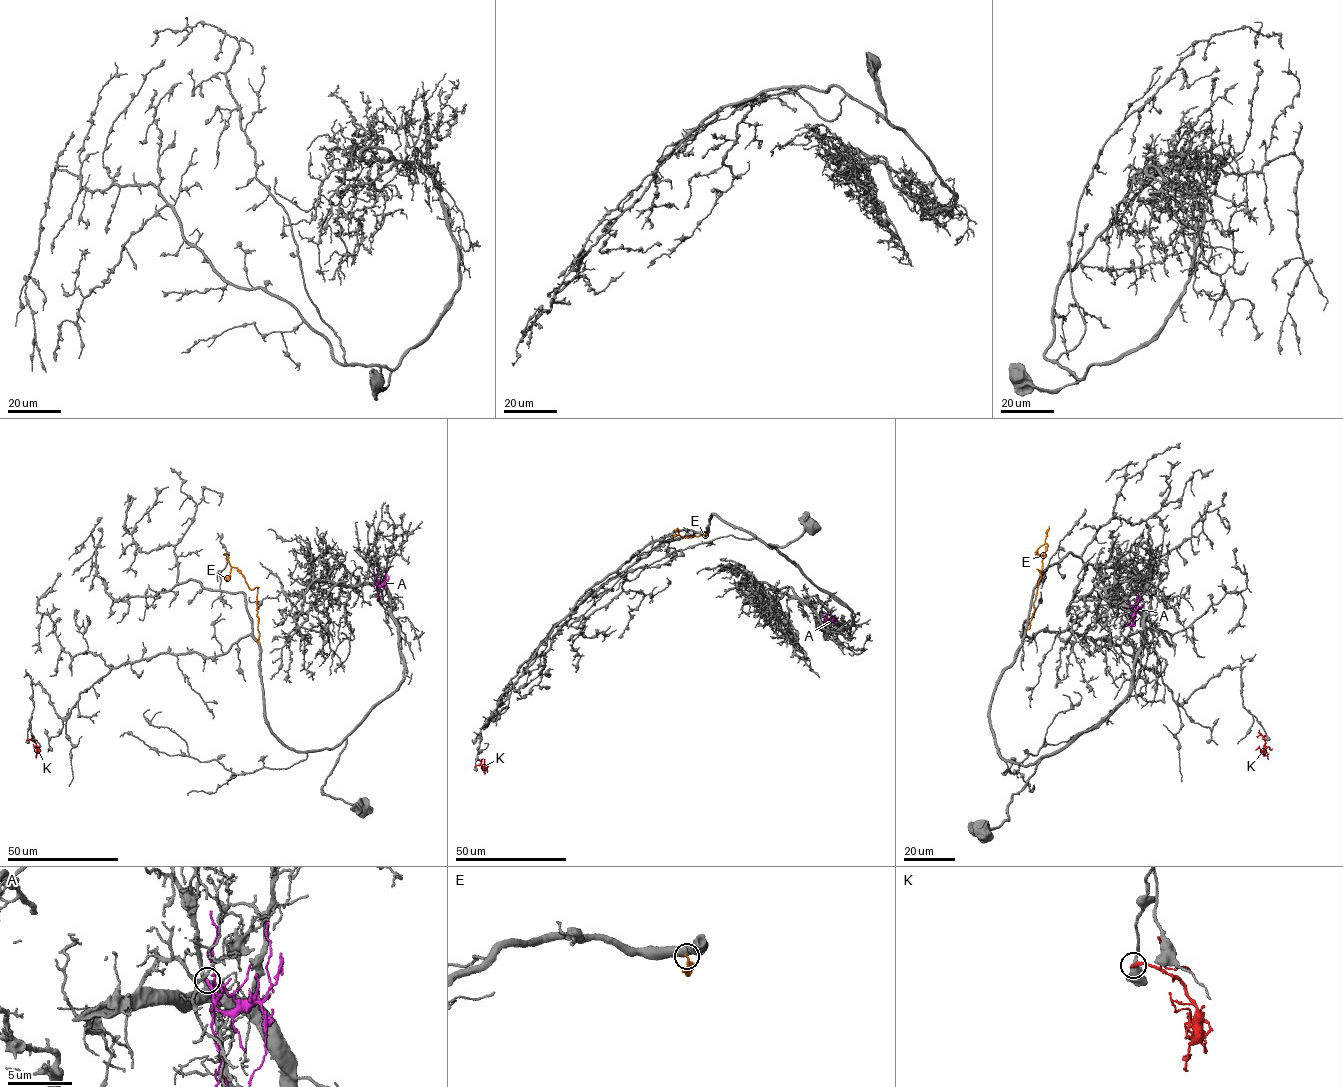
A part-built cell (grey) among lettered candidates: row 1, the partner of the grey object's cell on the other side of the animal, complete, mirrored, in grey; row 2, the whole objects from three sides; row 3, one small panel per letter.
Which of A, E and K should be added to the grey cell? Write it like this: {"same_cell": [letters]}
{"same_cell": ["A"]}

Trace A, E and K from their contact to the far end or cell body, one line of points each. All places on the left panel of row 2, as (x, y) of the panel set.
A: (375, 580), (377, 585), (385, 583), (386, 569)
E: (258, 641), (258, 587), (250, 588), (235, 567), (231, 568), (227, 579), (225, 577)
K: (27, 739), (32, 740), (37, 747), (36, 757)

